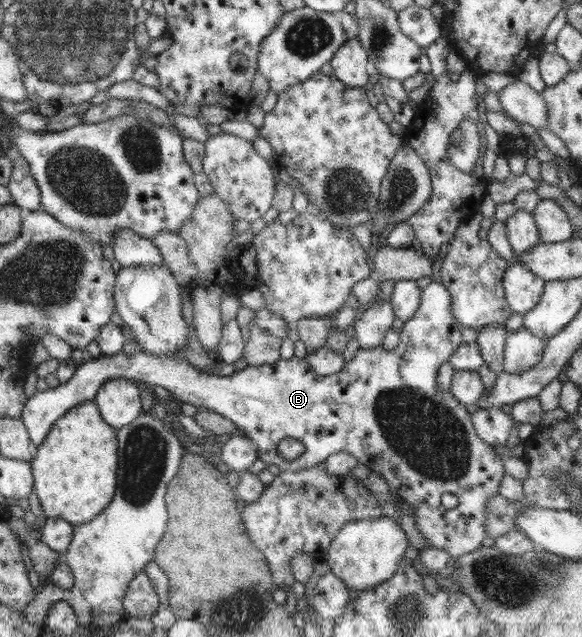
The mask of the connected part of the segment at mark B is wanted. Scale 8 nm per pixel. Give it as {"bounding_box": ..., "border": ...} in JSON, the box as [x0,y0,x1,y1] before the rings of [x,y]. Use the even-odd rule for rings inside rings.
{"bounding_box":[19,281,506,561],"border":[[[431,281],[421,289],[418,309],[409,320],[403,322],[399,344],[393,350],[384,352],[382,344],[372,349],[359,348],[354,358],[346,362],[339,372],[328,375],[318,375],[305,358],[295,355],[290,359],[280,357],[278,361],[264,366],[248,365],[228,376],[201,372],[188,360],[177,356],[154,355],[139,350],[132,354],[120,351],[113,356],[102,355],[83,363],[68,381],[58,387],[43,392],[40,390],[28,398],[19,418],[24,422],[31,441],[39,446],[57,419],[81,403],[94,401],[97,391],[106,381],[123,377],[141,386],[160,385],[167,389],[174,399],[184,404],[217,411],[235,423],[244,435],[253,441],[258,457],[267,465],[277,465],[281,471],[308,469],[326,461],[333,453],[347,451],[357,459],[363,473],[376,471],[379,477],[388,481],[391,494],[404,500],[406,505],[413,509],[418,531],[424,535],[430,548],[445,549],[455,561],[461,555],[482,547],[481,543],[487,537],[484,527],[485,509],[489,499],[498,493],[500,481],[506,472],[503,466],[504,458],[500,458],[492,449],[492,445],[488,445],[476,435],[466,404],[458,402],[450,393],[442,393],[436,384],[438,368],[445,361],[449,361],[454,350],[464,343],[460,333],[462,325],[452,315],[452,304],[448,289],[436,281]],[[288,437],[298,439],[305,445],[305,451],[292,461],[284,460],[276,450],[279,441]],[[444,493],[456,495],[459,499],[458,505],[453,509],[442,506],[440,497]]]}

